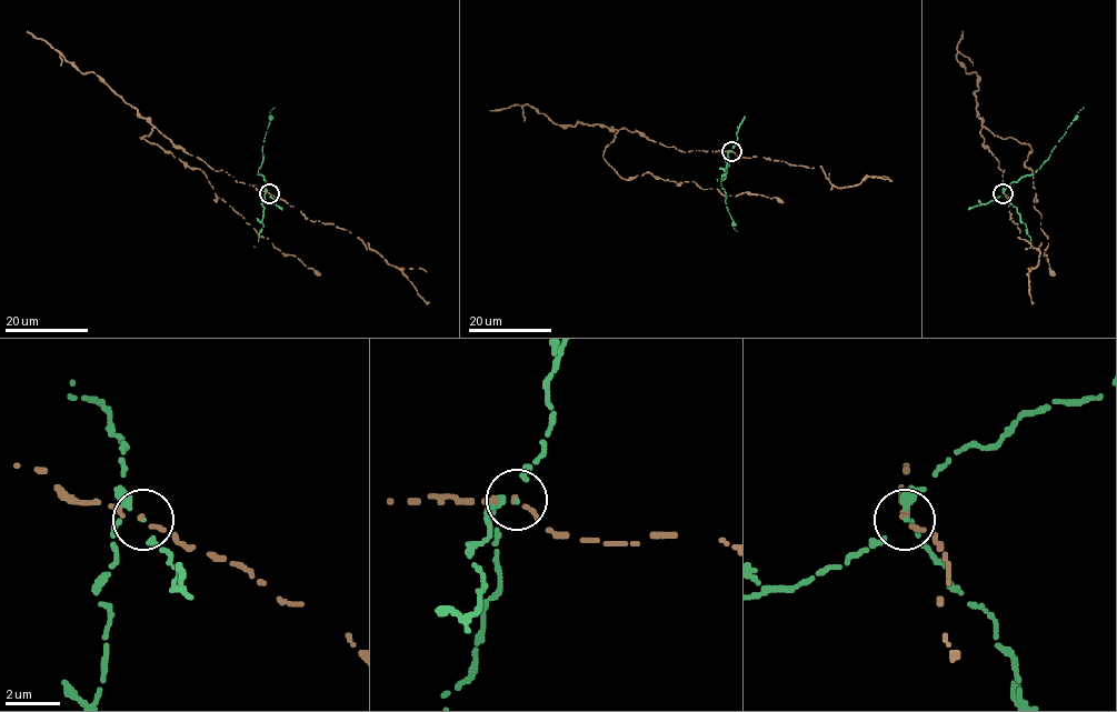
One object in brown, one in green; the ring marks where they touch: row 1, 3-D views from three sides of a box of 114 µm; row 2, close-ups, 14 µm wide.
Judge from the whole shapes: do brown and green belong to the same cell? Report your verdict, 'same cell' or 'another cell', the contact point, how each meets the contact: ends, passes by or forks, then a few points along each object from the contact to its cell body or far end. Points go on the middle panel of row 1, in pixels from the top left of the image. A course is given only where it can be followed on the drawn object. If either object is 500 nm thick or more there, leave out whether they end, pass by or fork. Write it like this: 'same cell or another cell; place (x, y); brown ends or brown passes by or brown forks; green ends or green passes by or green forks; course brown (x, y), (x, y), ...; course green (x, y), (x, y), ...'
another cell; place (731, 151); brown passes by; green forks; course brown (731, 151), (685, 152), (621, 128), (602, 157), (622, 178), (650, 173), (724, 194), (745, 192), (783, 202); course green (731, 151), (727, 154), (729, 164), (725, 177), (720, 181), (737, 231)

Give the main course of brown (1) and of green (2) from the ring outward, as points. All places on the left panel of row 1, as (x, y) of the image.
1: (269, 193), (211, 168), (153, 127), (149, 134), (139, 137), (202, 170), (216, 196), (260, 236), (320, 274)
2: (269, 193), (262, 174), (257, 173), (263, 158), (270, 112), (273, 107)

